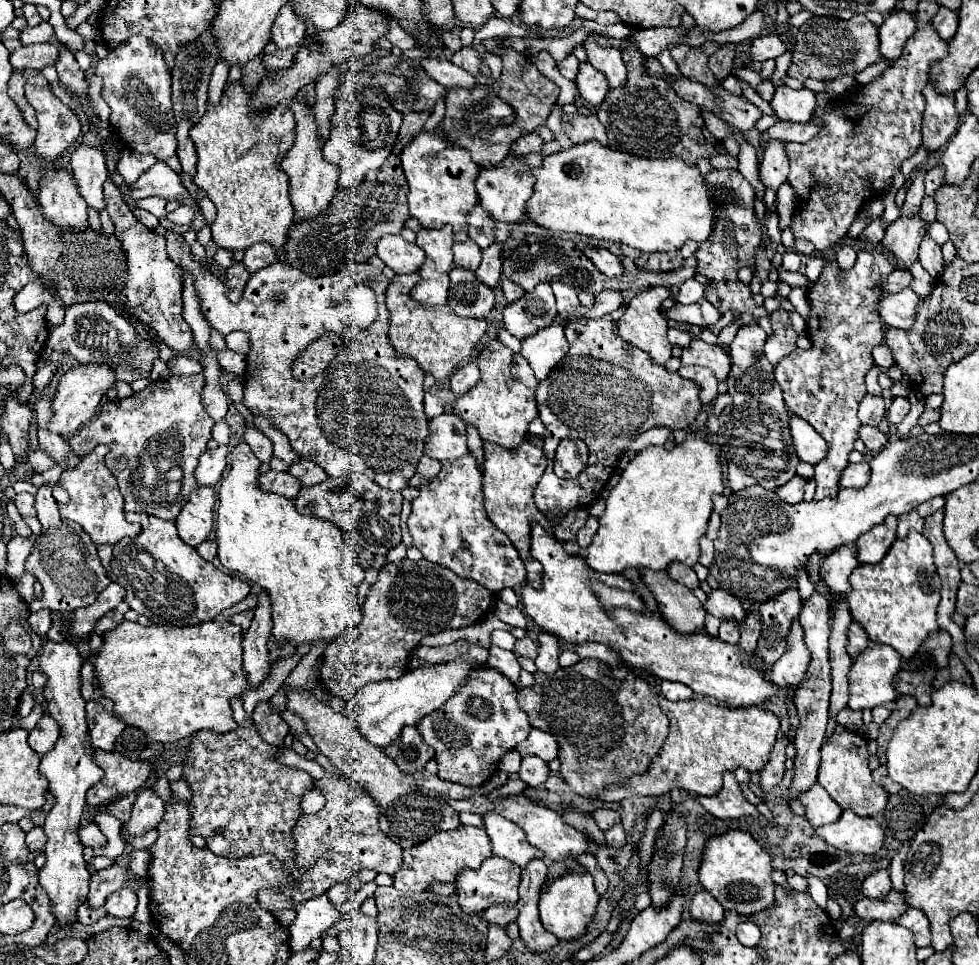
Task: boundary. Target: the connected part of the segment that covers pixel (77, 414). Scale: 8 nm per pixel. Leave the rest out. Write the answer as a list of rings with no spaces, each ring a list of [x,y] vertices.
[[[87,363],[87,365],[79,365],[79,367],[73,367],[71,371],[67,371],[61,377],[59,387],[57,387],[57,393],[53,397],[55,415],[51,419],[51,431],[61,433],[61,435],[69,435],[75,429],[79,429],[81,425],[85,425],[95,415],[101,397],[115,383],[117,383],[115,369],[111,365],[105,365],[105,363]]]

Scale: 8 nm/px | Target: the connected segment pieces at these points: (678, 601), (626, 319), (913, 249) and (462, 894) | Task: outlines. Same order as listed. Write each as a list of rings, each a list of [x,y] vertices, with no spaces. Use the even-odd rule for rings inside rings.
[[[639,569],[643,583],[651,589],[659,609],[663,611],[663,617],[673,623],[677,631],[683,633],[695,633],[701,631],[705,623],[705,609],[699,603],[699,599],[681,583],[671,581],[667,571],[651,571],[651,569]]]
[[[649,287],[641,293],[637,293],[629,305],[627,305],[627,311],[623,313],[623,317],[619,319],[617,323],[617,333],[631,345],[643,349],[645,353],[651,355],[651,359],[659,365],[665,365],[669,359],[671,359],[671,343],[667,339],[667,323],[665,323],[665,317],[661,315],[661,301],[667,299],[671,293],[667,291],[667,287]]]
[[[919,213],[911,217],[899,217],[887,227],[883,245],[889,247],[889,251],[901,263],[901,267],[909,269],[911,263],[917,259],[919,243],[925,237],[925,233],[927,233],[927,225],[919,217]]]
[[[497,855],[489,857],[481,869],[477,871],[461,871],[457,883],[457,899],[459,905],[467,911],[467,913],[479,913],[485,911],[491,903],[503,903],[503,905],[515,905],[519,899],[519,867],[515,863],[511,863],[509,859],[501,859]]]

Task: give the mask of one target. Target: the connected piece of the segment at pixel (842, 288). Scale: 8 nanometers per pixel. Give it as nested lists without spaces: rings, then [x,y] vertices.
[[[883,245],[859,249],[857,261],[851,269],[841,269],[837,261],[831,261],[823,267],[823,275],[813,283],[813,287],[807,289],[807,301],[809,301],[809,317],[807,317],[807,337],[811,341],[809,349],[795,349],[791,355],[781,359],[775,367],[775,379],[783,389],[783,399],[789,411],[803,417],[825,441],[827,441],[827,457],[815,465],[815,481],[817,481],[817,493],[815,501],[821,501],[825,497],[837,497],[839,493],[839,477],[843,469],[849,465],[849,453],[853,451],[855,441],[859,439],[861,421],[857,417],[859,401],[865,397],[865,375],[875,365],[873,361],[873,349],[883,343],[885,325],[879,315],[879,303],[883,299],[883,283],[887,277],[895,271],[895,265],[889,261],[889,251]]]

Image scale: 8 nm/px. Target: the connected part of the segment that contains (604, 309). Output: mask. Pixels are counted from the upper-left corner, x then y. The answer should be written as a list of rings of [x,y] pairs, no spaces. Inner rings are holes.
[[[603,291],[603,293],[595,295],[595,307],[593,307],[593,309],[579,307],[579,309],[577,309],[575,313],[571,313],[567,319],[565,319],[565,317],[561,317],[561,315],[557,315],[555,319],[557,319],[557,321],[567,323],[567,321],[577,319],[577,317],[603,317],[603,315],[607,315],[607,313],[615,311],[621,303],[623,303],[623,297],[621,297],[621,293],[619,293],[619,291]]]

